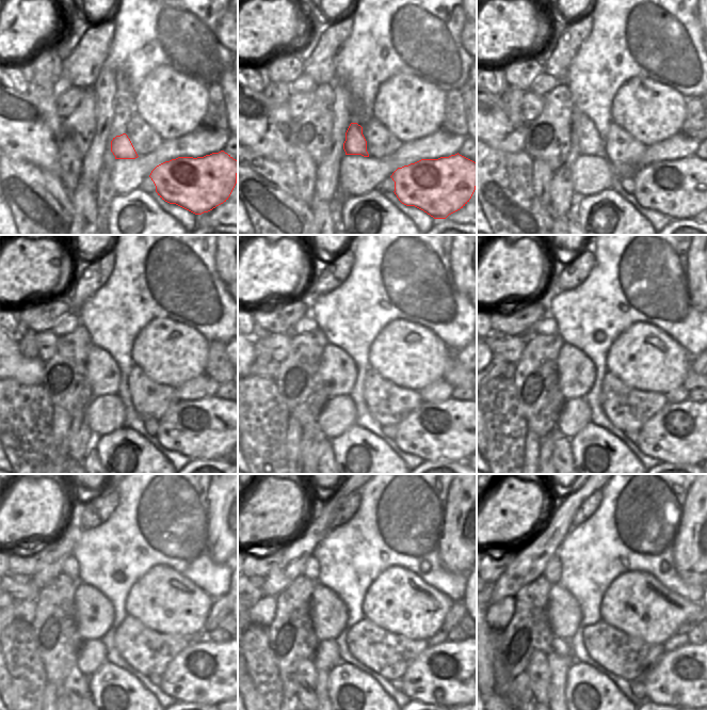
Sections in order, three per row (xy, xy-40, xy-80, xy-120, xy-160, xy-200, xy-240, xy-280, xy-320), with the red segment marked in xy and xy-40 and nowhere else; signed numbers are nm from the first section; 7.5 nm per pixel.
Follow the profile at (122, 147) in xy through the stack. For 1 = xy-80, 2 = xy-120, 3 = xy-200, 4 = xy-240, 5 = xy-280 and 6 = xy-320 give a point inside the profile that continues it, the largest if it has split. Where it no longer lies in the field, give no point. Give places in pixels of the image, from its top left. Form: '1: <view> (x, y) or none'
1: xy-80 (590, 142)
2: xy-120 (102, 373)
3: xy-200 (576, 373)
4: xy-240 (95, 614)
5: xy-280 (328, 614)
6: xy-320 (564, 615)

